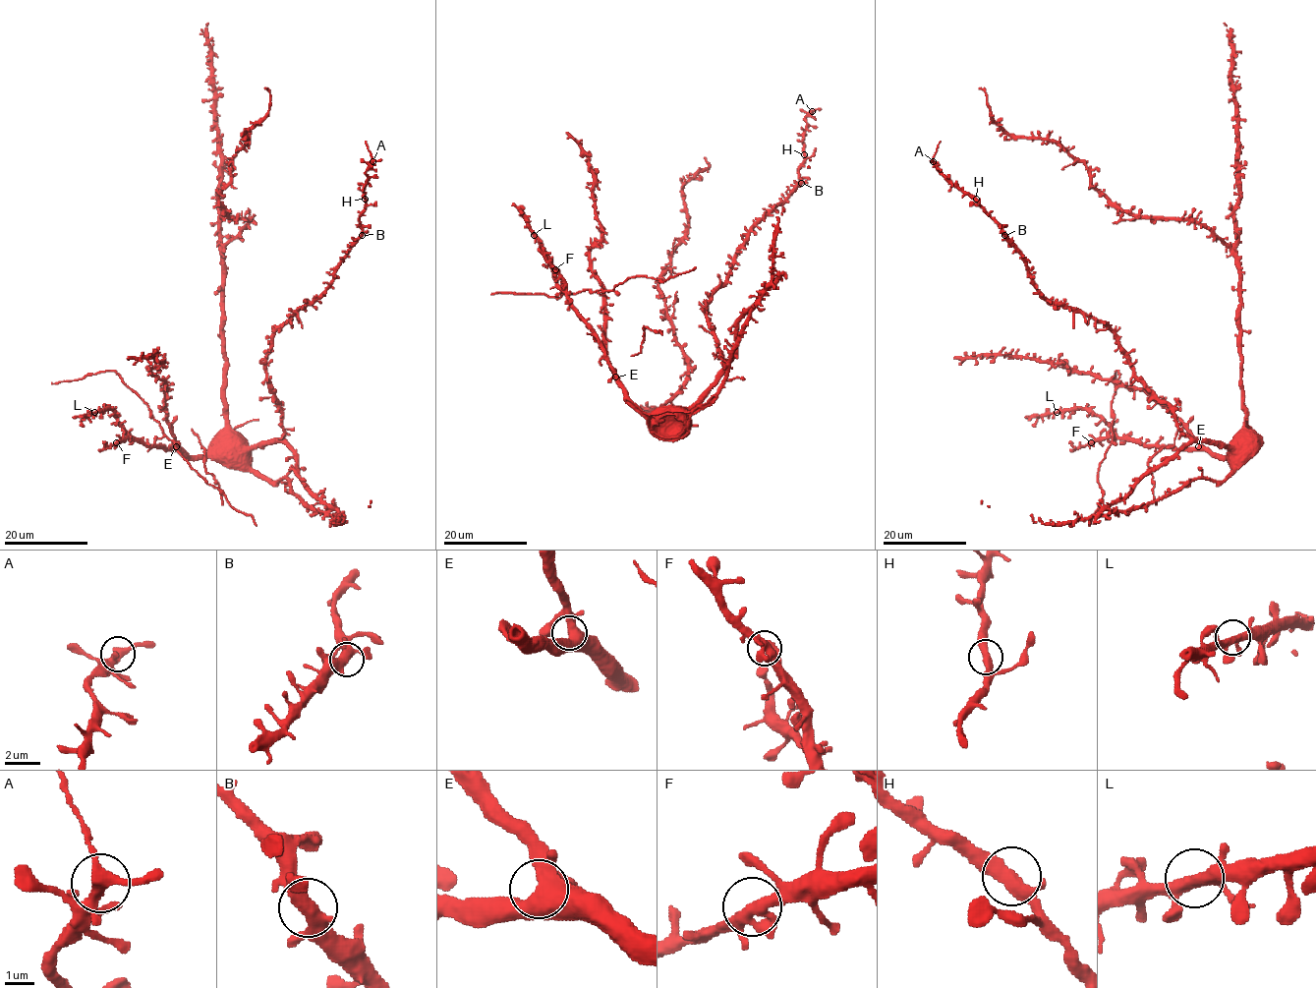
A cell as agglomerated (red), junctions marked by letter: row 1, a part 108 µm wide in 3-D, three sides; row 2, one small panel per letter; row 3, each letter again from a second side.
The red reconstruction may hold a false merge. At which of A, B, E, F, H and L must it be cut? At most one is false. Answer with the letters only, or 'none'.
none

